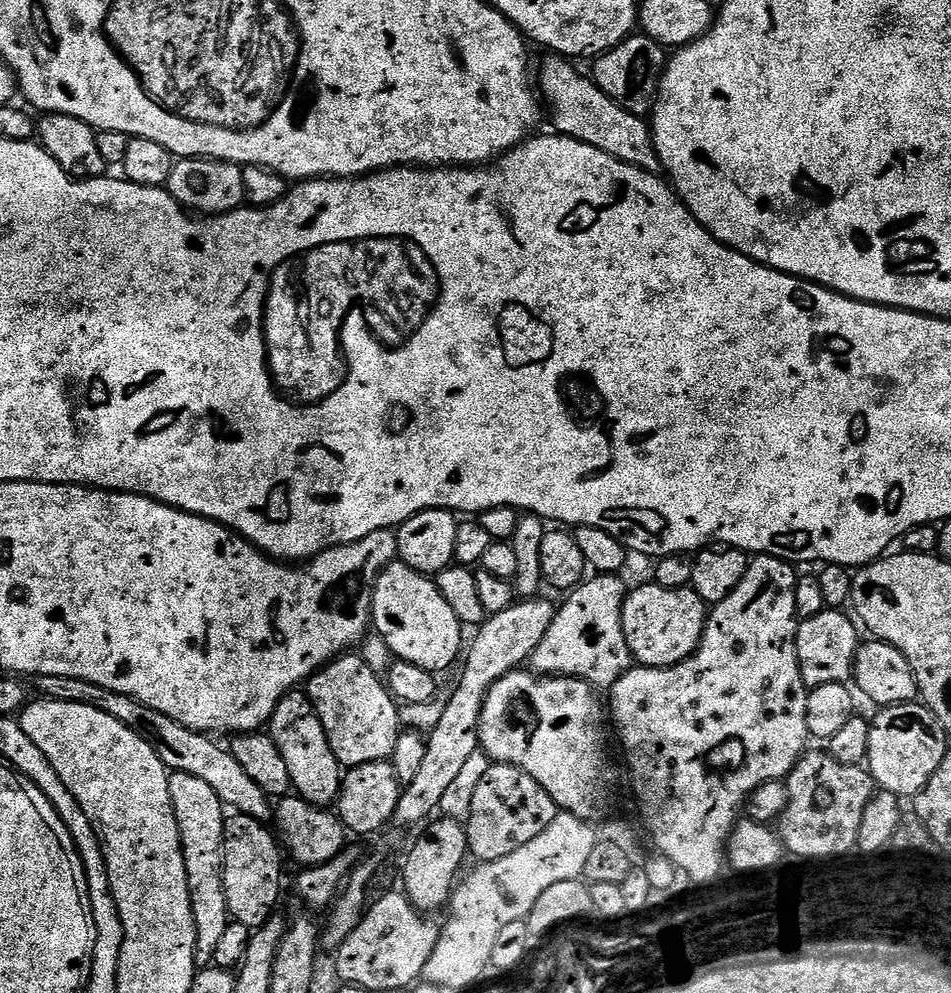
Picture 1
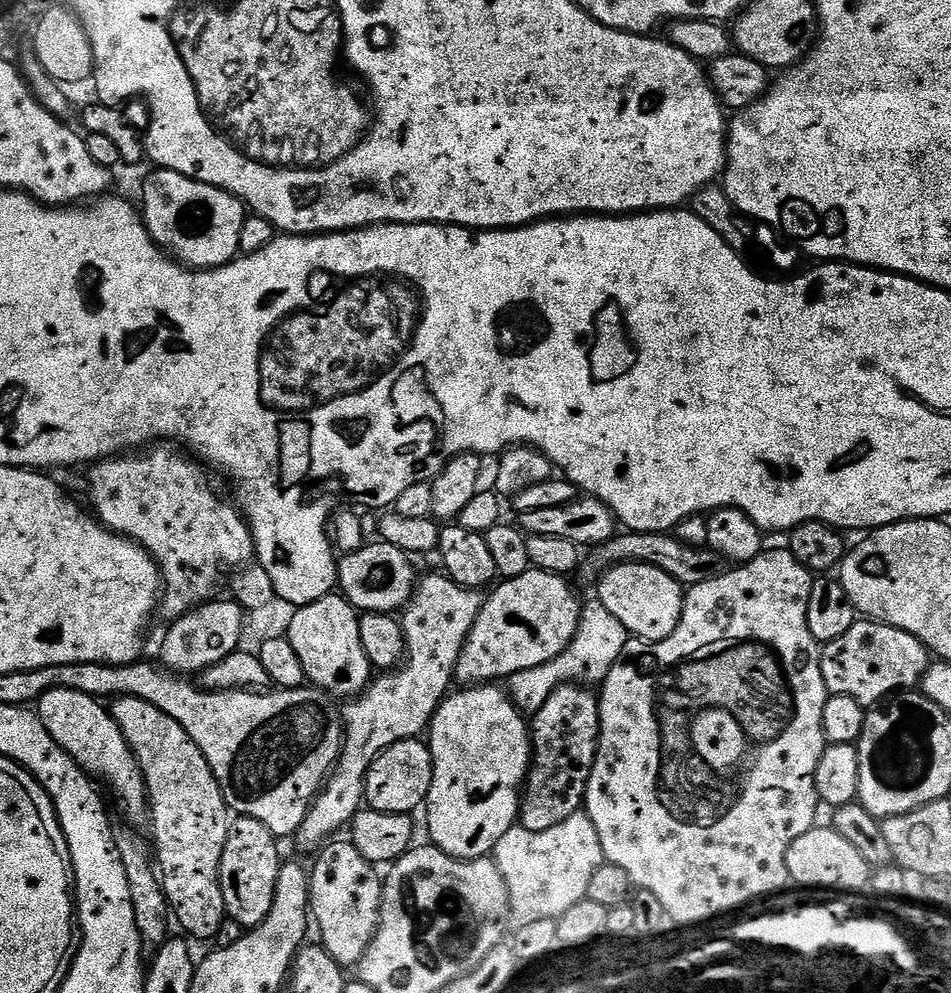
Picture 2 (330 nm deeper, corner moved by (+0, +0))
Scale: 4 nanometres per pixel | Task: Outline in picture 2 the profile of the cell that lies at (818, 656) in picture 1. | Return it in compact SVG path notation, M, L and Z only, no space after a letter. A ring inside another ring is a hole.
M867 618L857 619L856 624L842 634L842 638L823 645L820 654L822 678L829 693L849 696L865 706L879 705L879 700L890 695L895 688L915 689L929 663L928 649L914 638L914 634L906 634L906 630Z

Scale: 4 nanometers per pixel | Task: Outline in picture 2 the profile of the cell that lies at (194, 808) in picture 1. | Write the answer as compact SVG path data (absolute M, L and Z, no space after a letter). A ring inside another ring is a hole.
M121 696L111 701L110 711L144 775L146 808L150 816L152 812L154 860L171 915L193 941L211 941L226 919L220 863L228 837L230 809L210 770L210 762L194 746L194 738L158 706L142 702L142 698Z

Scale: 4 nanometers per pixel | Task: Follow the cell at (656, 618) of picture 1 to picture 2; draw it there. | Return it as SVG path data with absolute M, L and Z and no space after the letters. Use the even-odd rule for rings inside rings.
M621 564L612 565L607 572L599 577L600 593L598 599L618 622L628 632L629 637L638 640L655 642L670 638L682 618L685 585L679 584L666 570L658 570L654 566L645 564Z

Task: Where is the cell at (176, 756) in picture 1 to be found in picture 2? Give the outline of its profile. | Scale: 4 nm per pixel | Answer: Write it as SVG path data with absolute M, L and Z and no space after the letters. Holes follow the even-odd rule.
M336 838L324 845L315 857L316 865L311 865L308 882L308 898L310 901L310 916L314 928L320 931L319 943L341 966L359 965L360 959L366 954L370 942L374 938L376 928L380 925L380 893L382 891L381 873L358 854L358 850L347 839Z

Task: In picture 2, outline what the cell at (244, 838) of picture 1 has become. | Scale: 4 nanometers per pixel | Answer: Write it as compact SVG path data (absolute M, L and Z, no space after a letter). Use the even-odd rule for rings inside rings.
M236 816L228 825L228 837L222 854L222 862L220 863L222 898L224 899L224 910L227 919L238 922L241 928L245 930L257 928L266 918L266 914L270 914L272 909L274 886L278 882L278 870L282 863L280 848L276 844L279 844L277 837L273 836L270 830L266 830L266 826L262 826L262 822L258 822L249 816Z

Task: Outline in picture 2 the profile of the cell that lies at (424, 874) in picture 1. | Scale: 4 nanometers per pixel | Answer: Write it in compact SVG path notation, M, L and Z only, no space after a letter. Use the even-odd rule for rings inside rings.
M485 682L456 691L440 701L426 732L434 766L426 801L428 836L435 847L455 860L478 860L495 853L498 838L502 838L506 830L517 827L520 797L528 779L528 766L532 763L532 737L525 713L503 687Z

